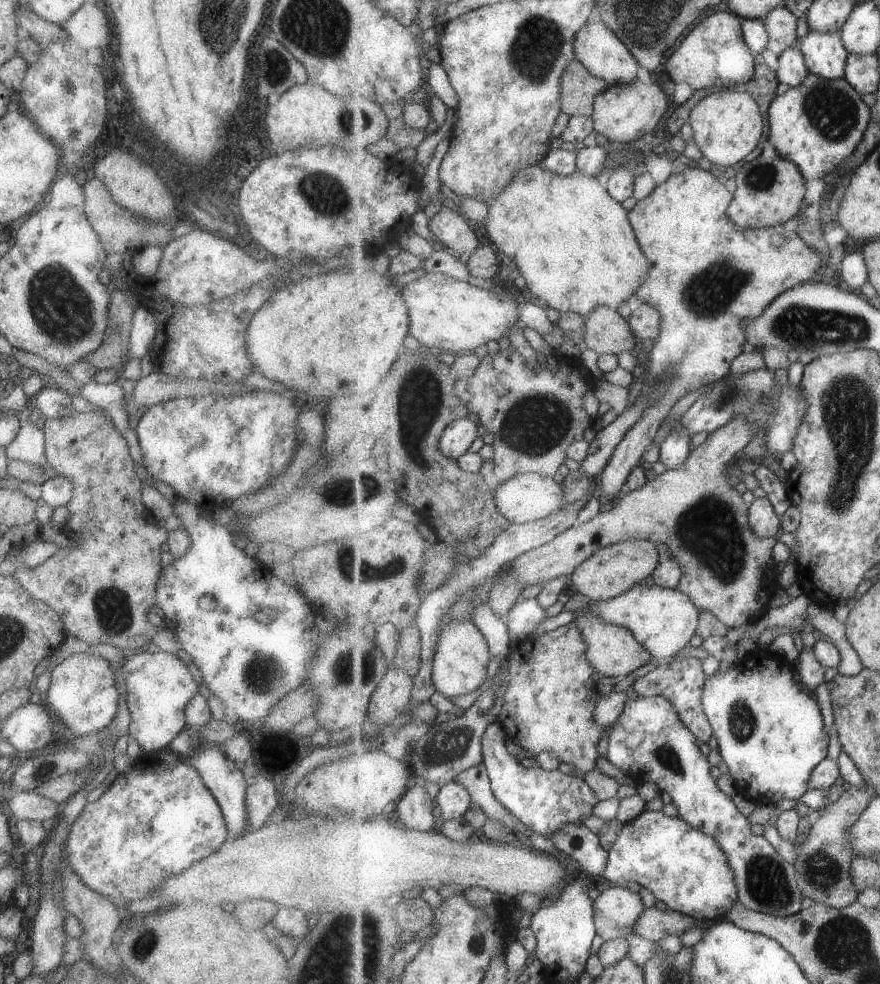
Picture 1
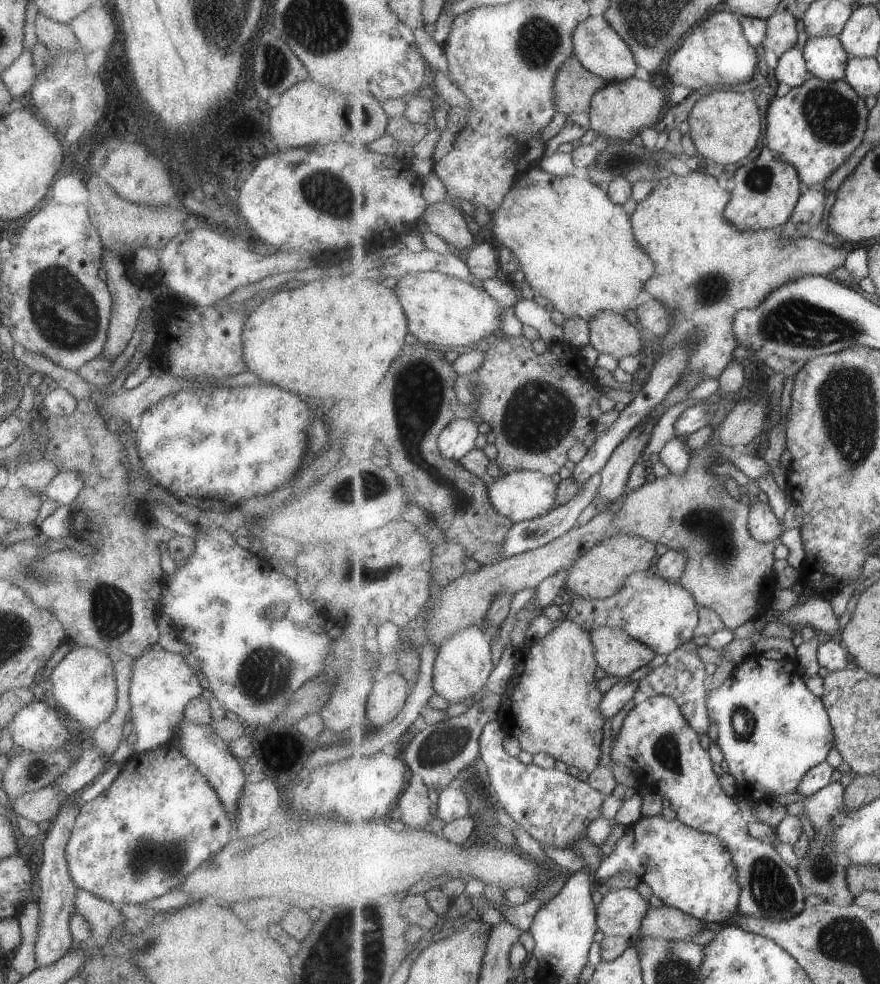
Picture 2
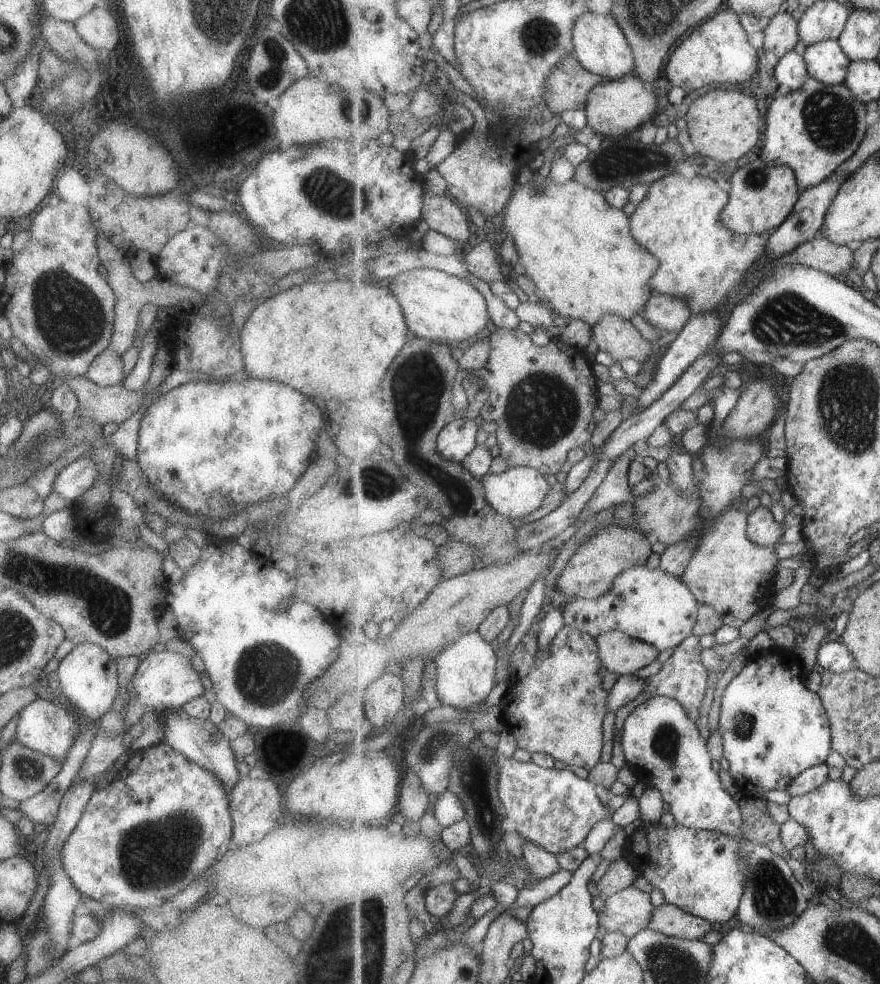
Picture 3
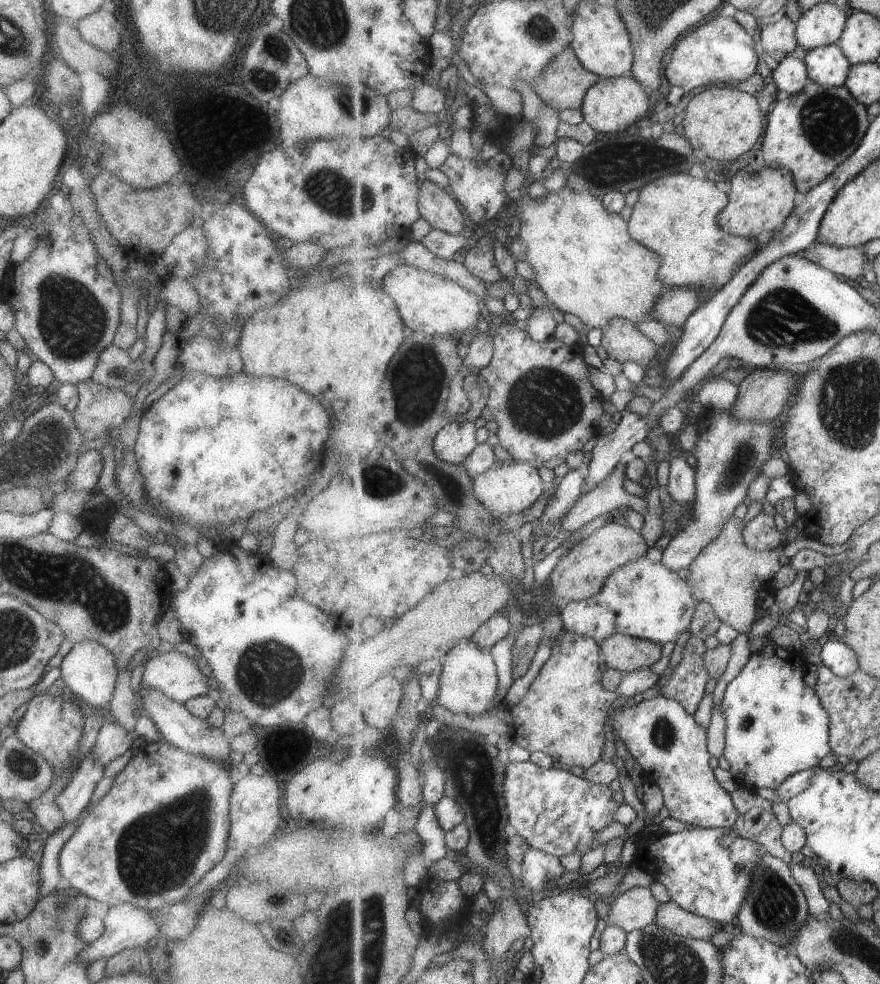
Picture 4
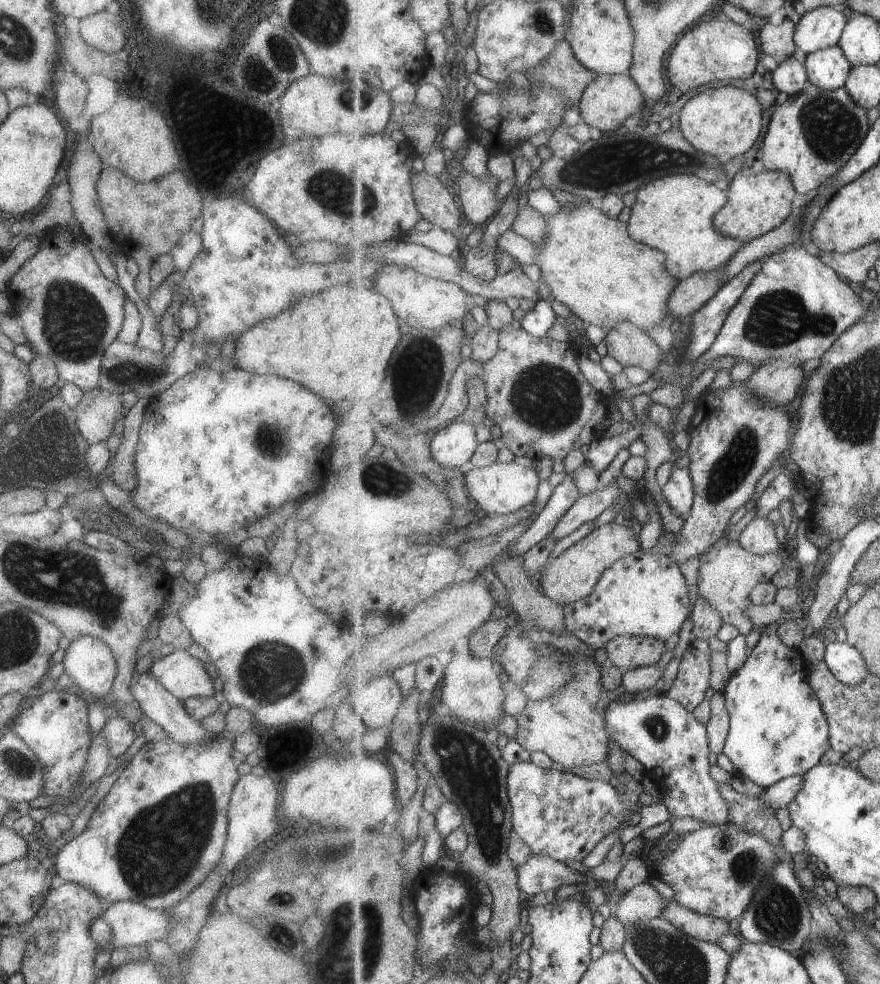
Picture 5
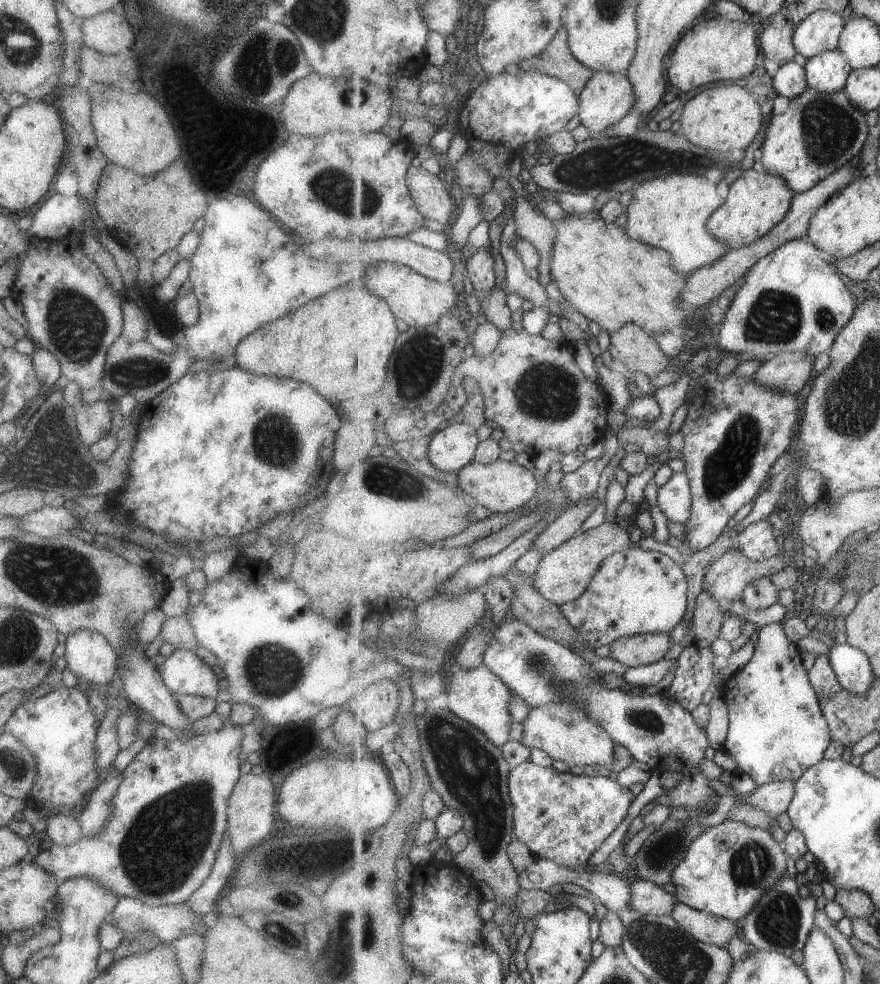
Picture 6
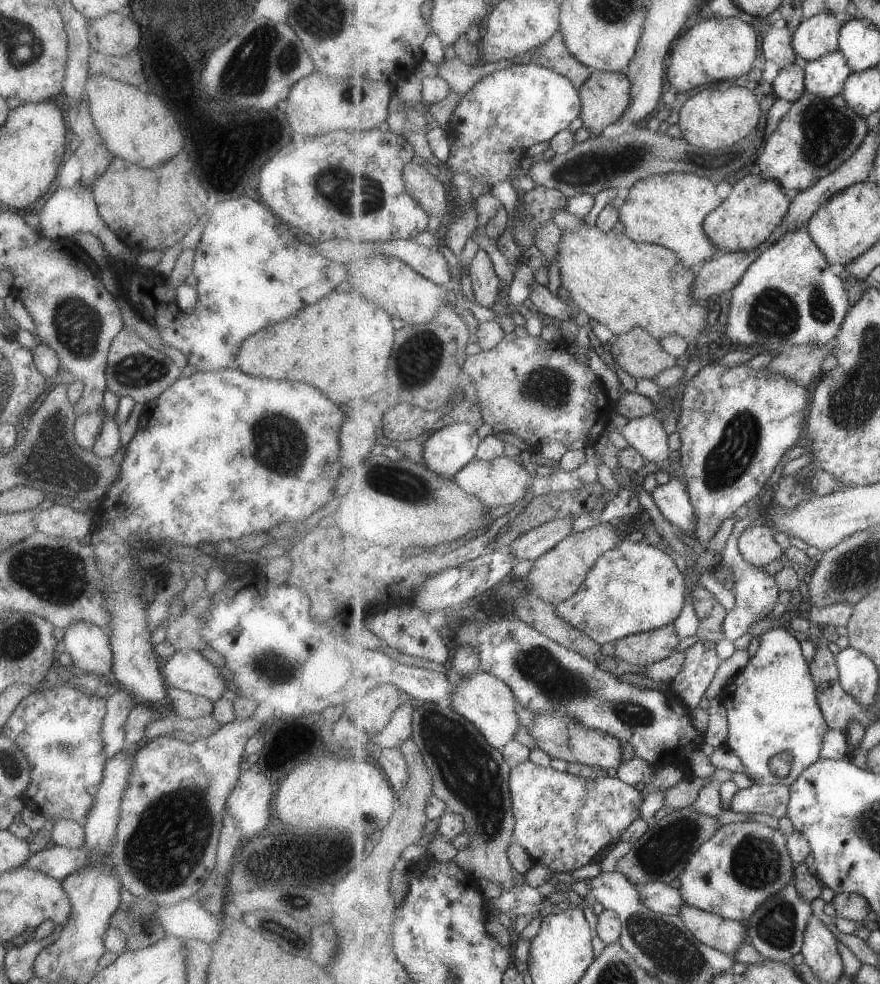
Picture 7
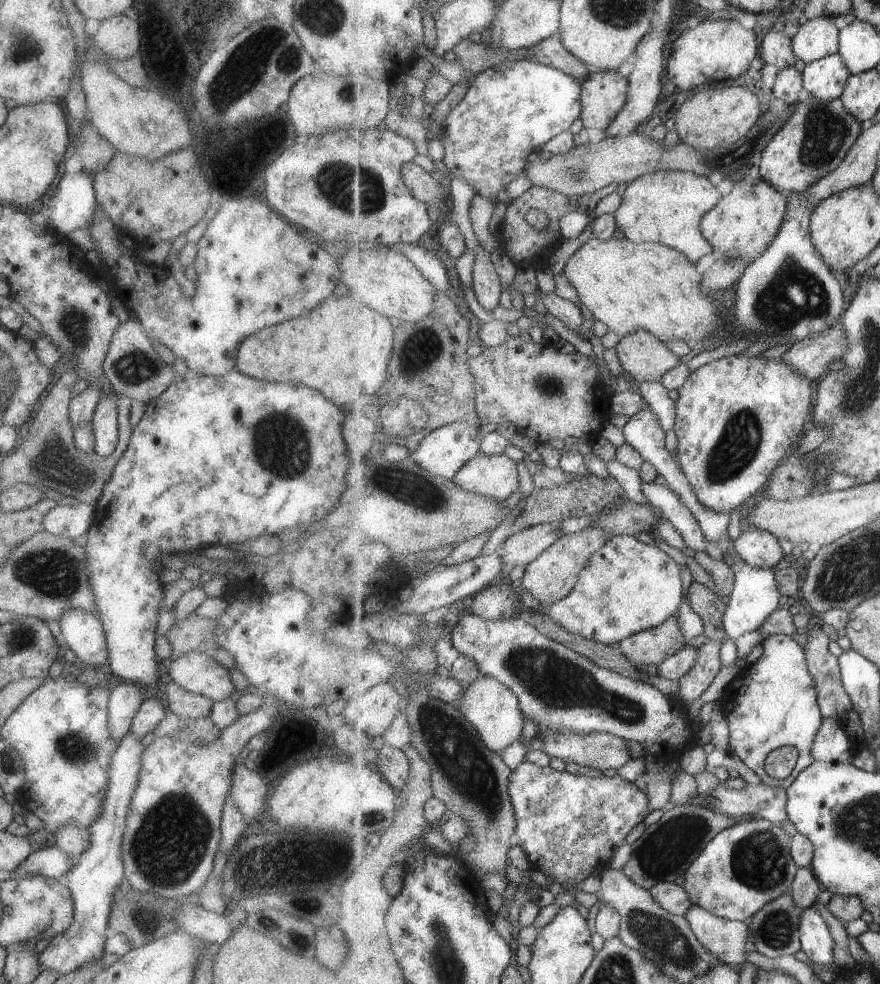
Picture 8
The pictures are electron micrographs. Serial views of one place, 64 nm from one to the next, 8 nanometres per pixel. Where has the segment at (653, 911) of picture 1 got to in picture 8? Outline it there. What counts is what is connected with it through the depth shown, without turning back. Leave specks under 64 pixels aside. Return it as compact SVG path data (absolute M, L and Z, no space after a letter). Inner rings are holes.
M693 905L685 914L689 924L695 931L697 938L714 954L722 959L723 963L734 966L745 964L747 951L750 950L751 936L748 922L732 921L709 912L706 908Z

